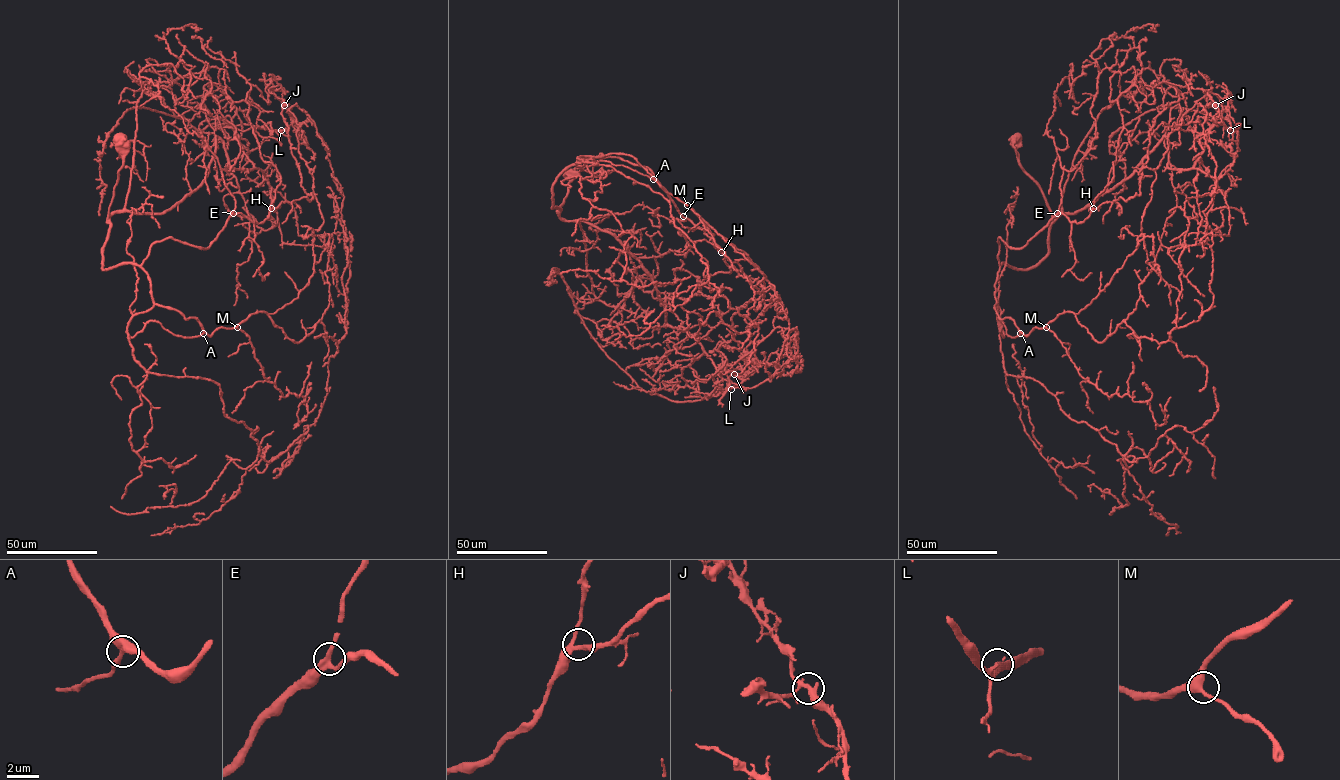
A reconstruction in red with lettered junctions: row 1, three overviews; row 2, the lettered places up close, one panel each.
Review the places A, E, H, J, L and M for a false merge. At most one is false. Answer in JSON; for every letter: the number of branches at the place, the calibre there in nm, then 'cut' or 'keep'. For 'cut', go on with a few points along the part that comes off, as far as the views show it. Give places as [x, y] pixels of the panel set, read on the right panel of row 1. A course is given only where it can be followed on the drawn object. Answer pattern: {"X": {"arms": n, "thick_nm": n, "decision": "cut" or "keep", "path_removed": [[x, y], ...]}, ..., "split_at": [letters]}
{"A": {"arms": 3, "thick_nm": 360, "decision": "keep"}, "E": {"arms": 3, "thick_nm": 340, "decision": "keep"}, "H": {"arms": 3, "thick_nm": 280, "decision": "keep"}, "J": {"arms": 3, "thick_nm": 280, "decision": "cut", "path_removed": [[1215, 105], [1228, 130], [1243, 126], [1163, 107], [1110, 137], [1125, 164], [1119, 215]]}, "L": {"arms": 3, "thick_nm": 220, "decision": "keep"}, "M": {"arms": 3, "thick_nm": 400, "decision": "keep"}, "split_at": ["J"]}

